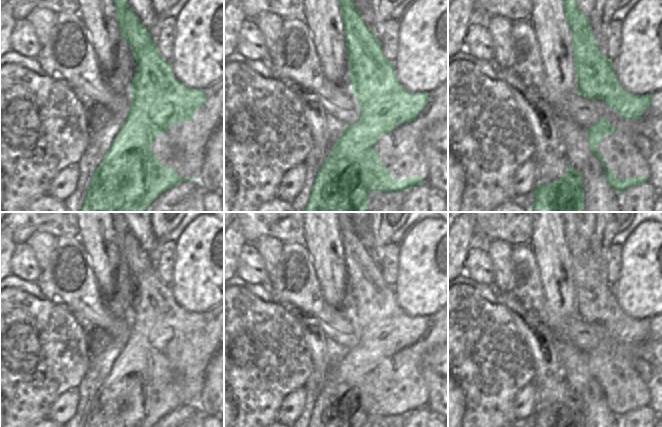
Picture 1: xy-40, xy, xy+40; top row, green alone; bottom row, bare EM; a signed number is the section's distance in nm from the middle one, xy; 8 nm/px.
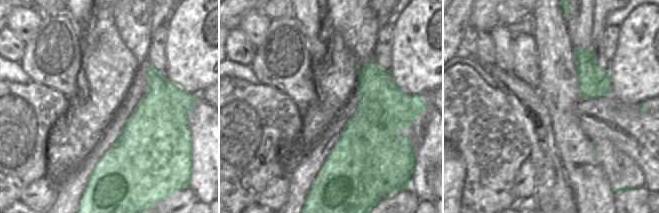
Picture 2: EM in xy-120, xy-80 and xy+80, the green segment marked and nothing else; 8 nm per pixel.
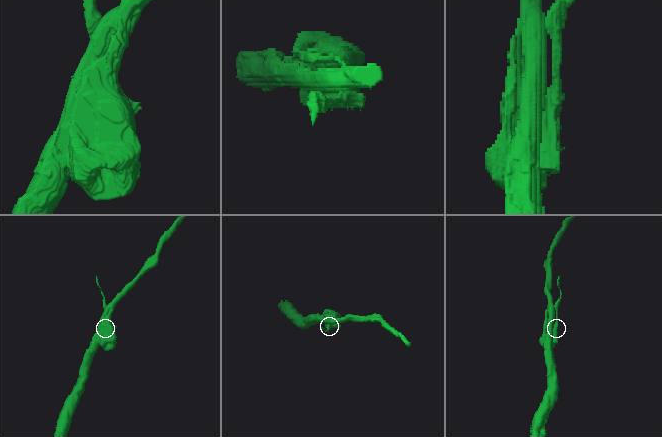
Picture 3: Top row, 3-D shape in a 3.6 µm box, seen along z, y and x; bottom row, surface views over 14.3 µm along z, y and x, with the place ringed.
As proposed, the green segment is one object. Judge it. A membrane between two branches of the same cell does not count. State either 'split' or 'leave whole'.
split

